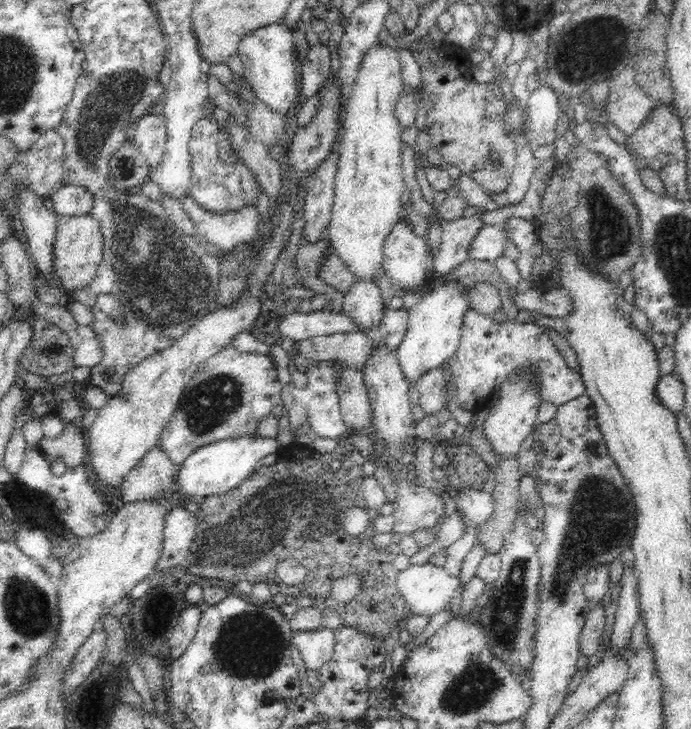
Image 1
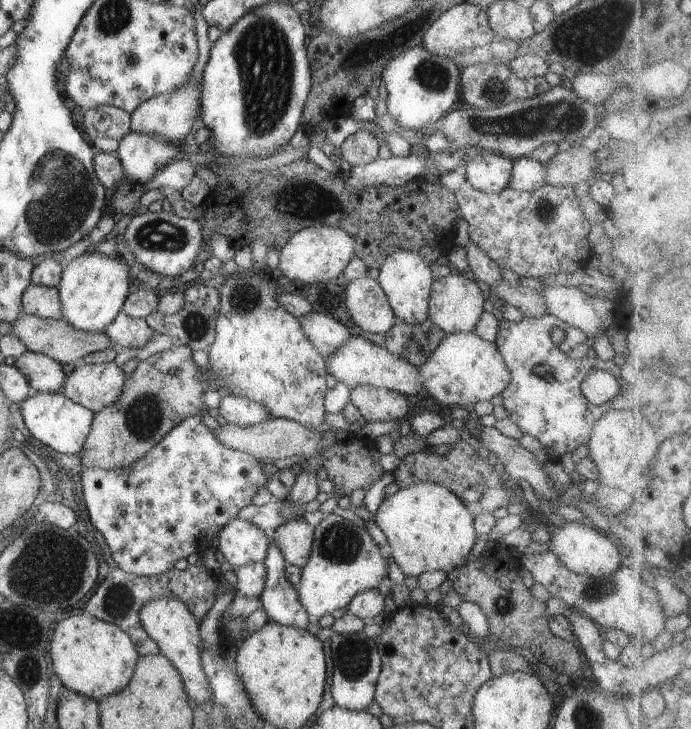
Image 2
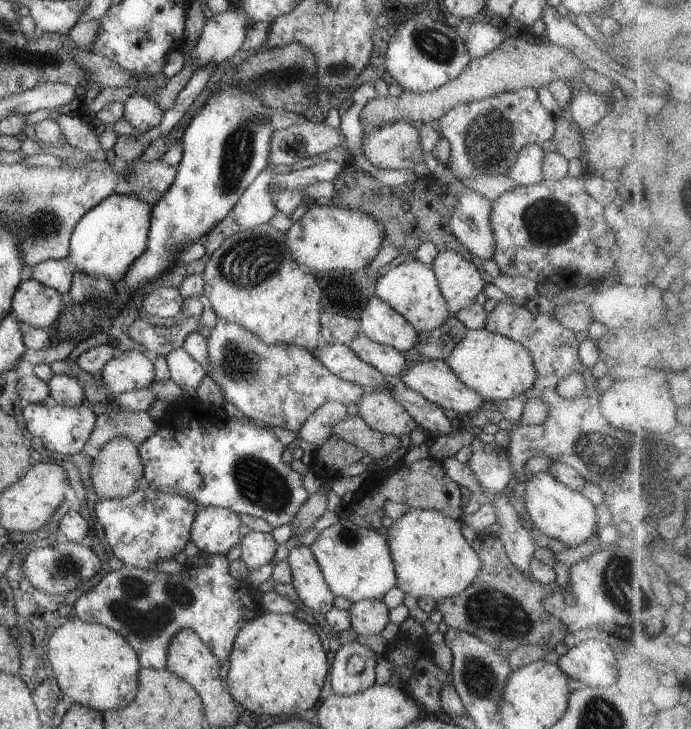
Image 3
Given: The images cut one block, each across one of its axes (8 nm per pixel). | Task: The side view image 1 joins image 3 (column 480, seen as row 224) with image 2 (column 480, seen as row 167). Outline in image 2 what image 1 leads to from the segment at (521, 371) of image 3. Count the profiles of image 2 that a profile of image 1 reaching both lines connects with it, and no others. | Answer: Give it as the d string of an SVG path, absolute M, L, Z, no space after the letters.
M448 334L428 359L418 367L425 395L440 408L448 406L472 409L481 401L490 401L501 394L510 384L511 375L495 343L469 334Z

